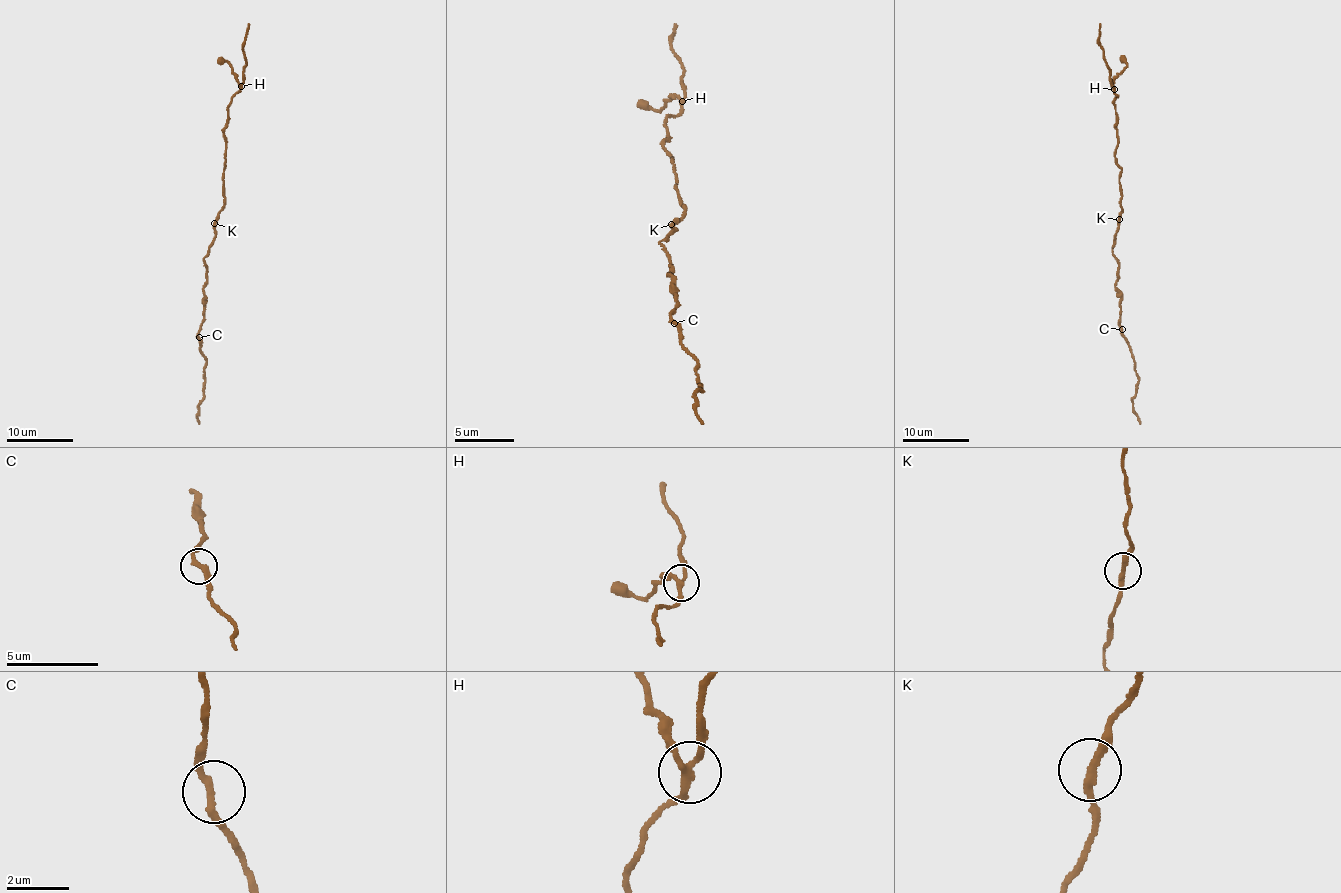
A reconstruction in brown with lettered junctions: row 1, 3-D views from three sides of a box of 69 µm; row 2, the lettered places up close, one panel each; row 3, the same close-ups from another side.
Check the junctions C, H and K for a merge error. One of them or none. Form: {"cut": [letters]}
{"cut": ["H"]}

